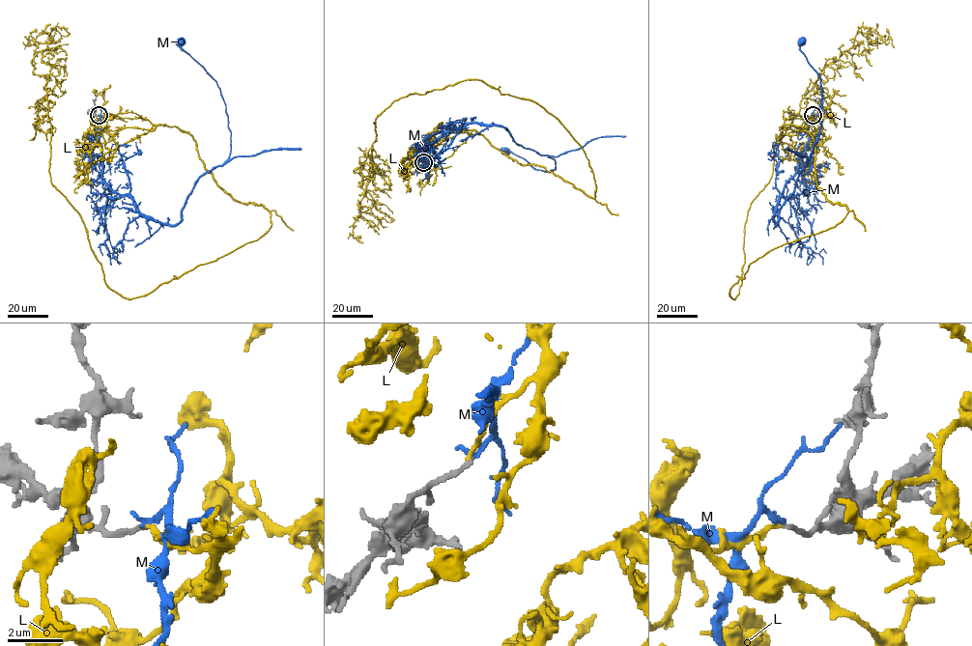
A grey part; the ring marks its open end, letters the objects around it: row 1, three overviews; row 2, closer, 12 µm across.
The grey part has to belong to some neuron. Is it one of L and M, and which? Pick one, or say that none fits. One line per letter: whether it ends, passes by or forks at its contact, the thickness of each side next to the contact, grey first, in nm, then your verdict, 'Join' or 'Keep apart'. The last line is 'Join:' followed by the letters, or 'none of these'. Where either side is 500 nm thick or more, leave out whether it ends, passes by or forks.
L: It ends there. Thickness 170 nm (grey) against 130 nm. Join
M: It ends there. Thickness 160 nm (grey) against 200 nm. Keep apart
Join: L

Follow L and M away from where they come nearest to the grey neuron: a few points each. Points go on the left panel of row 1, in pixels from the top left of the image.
L: (99, 115), (188, 133), (269, 230), (143, 295), (111, 289), (51, 182), (46, 32), (38, 47)
M: (99, 115), (101, 180), (144, 215), (177, 224), (194, 182), (221, 166), (231, 149), (220, 89), (180, 42)

